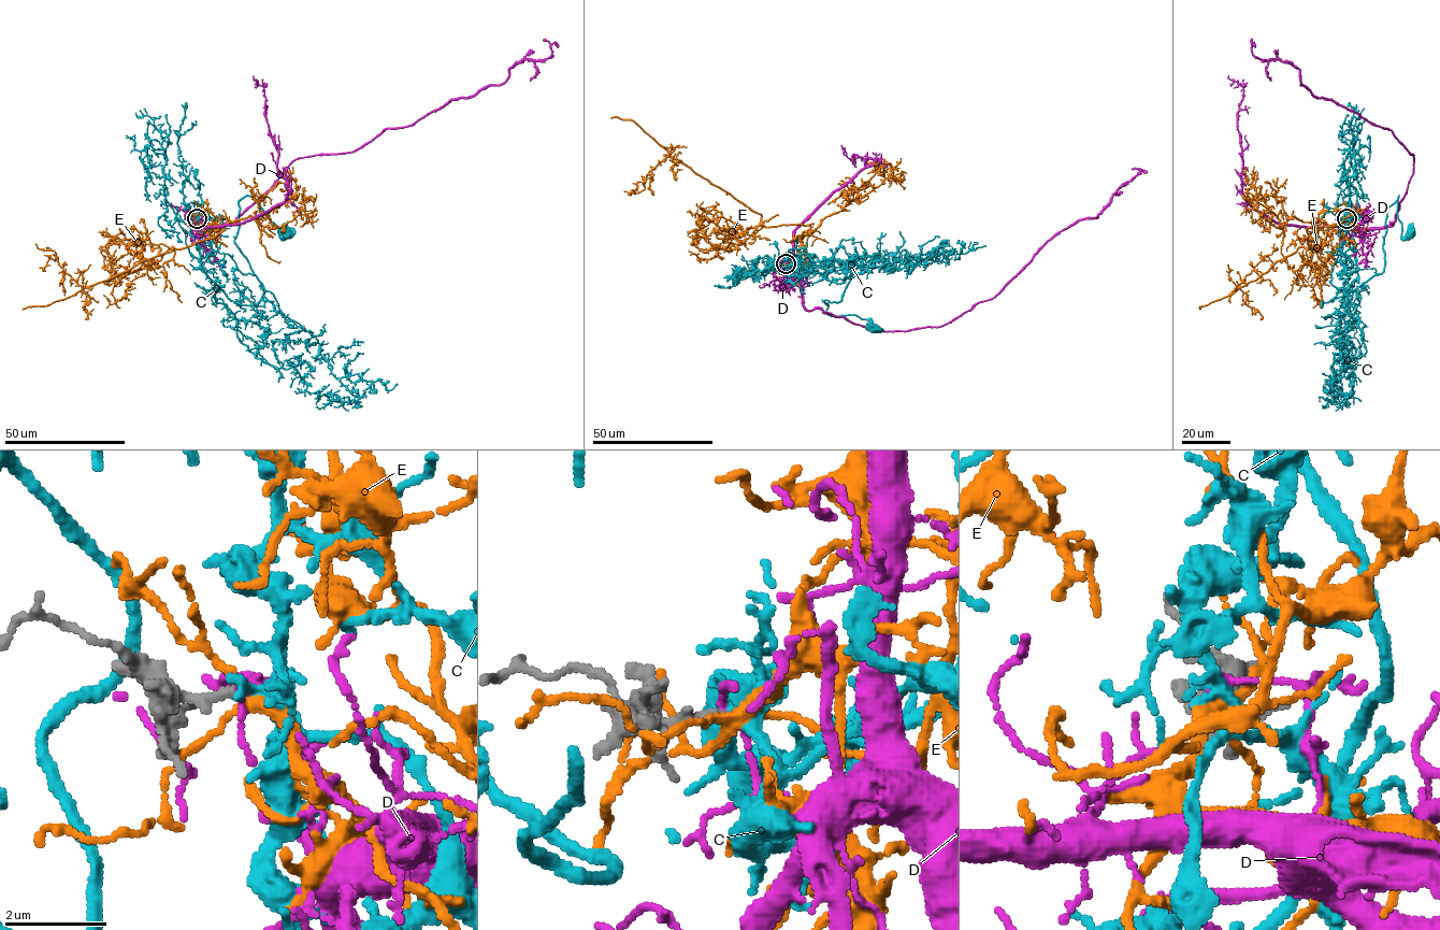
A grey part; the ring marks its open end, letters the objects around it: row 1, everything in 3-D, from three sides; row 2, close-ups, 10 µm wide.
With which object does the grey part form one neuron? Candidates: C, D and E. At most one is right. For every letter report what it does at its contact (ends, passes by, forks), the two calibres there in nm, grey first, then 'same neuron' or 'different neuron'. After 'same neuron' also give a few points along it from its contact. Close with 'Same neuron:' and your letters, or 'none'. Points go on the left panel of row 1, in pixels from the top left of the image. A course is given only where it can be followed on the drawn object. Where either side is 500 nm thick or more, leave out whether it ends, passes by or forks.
C: it forks; calibres 200 and 190 nm; same neuron; course (197, 218), (184, 202), (201, 269), (240, 304), (264, 288), (234, 241), (238, 202), (250, 196), (284, 232)
D: it passes by; calibres 200 and 110 nm; different neuron
E: it forks; calibres 200 and 200 nm; different neuron
Same neuron: C

